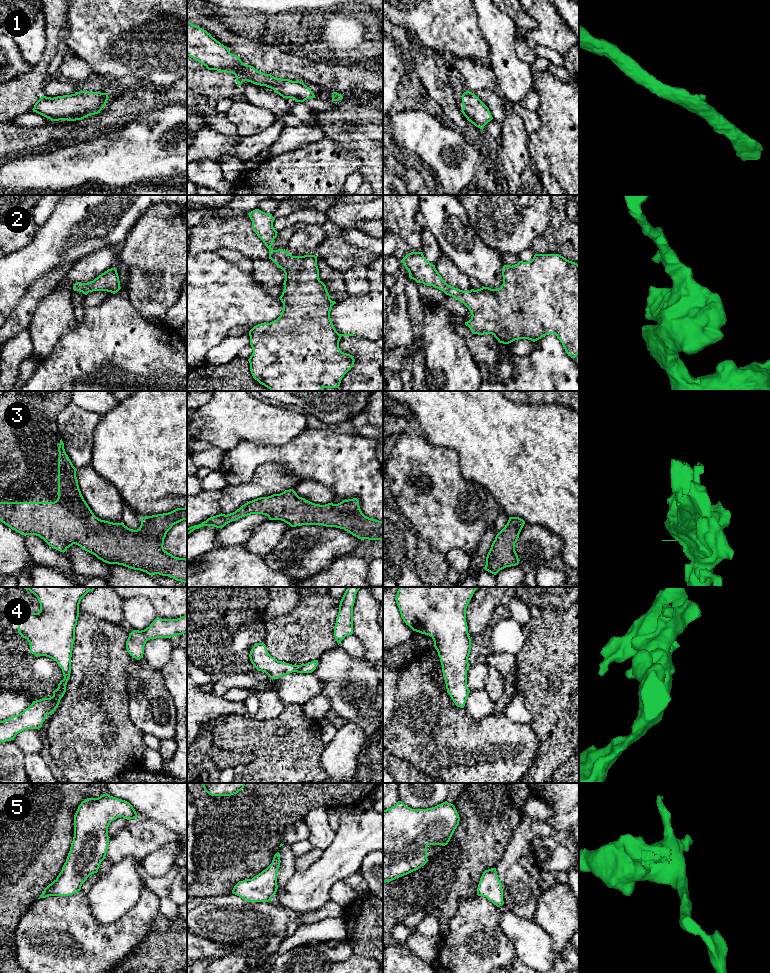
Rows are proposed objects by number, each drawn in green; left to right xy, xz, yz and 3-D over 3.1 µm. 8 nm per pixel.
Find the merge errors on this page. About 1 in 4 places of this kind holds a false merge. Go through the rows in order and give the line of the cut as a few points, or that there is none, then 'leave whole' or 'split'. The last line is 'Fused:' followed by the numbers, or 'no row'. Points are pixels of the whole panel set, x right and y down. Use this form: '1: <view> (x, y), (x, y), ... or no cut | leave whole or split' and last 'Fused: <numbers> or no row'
1: no cut | leave whole
2: no cut | leave whole
3: no cut | leave whole
4: no cut | leave whole
5: no cut | leave whole
Fused: no row

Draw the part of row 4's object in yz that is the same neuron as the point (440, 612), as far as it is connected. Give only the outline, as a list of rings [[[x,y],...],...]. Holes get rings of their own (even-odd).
[[[399,587],[395,597],[403,621],[413,631],[429,635],[442,665],[447,693],[457,707],[464,708],[470,690],[467,686],[471,638],[466,608],[479,587]]]

